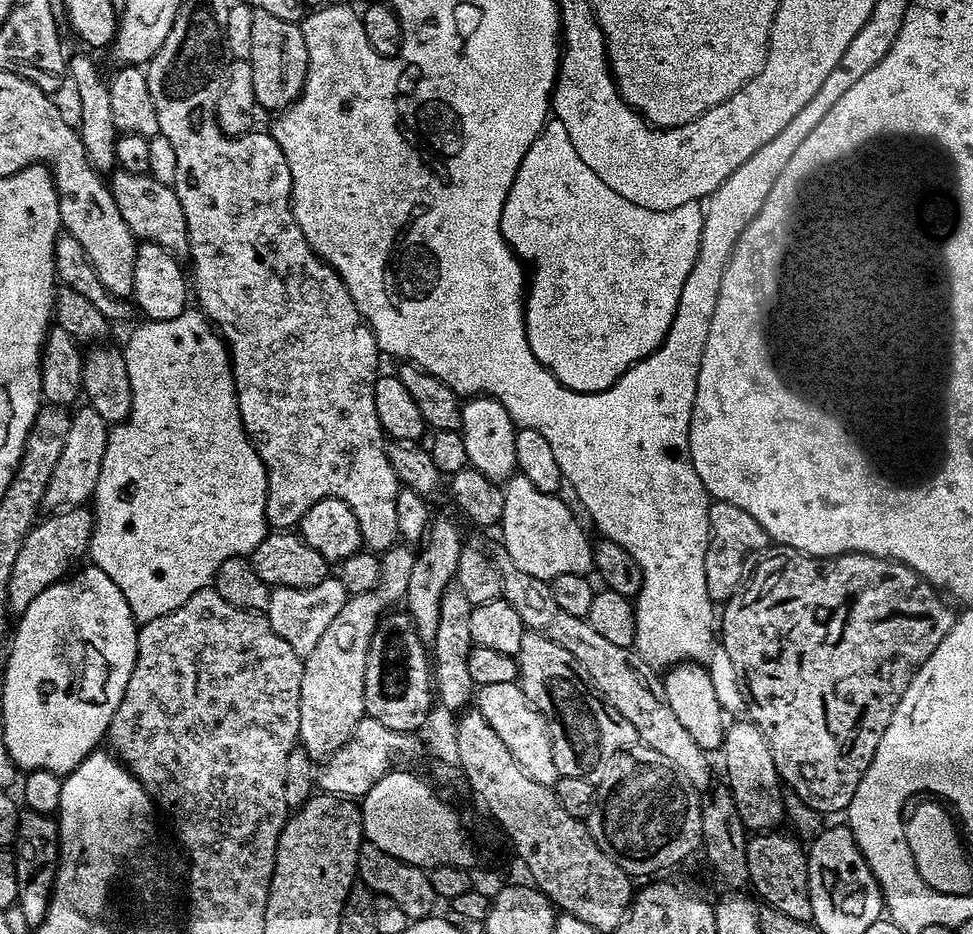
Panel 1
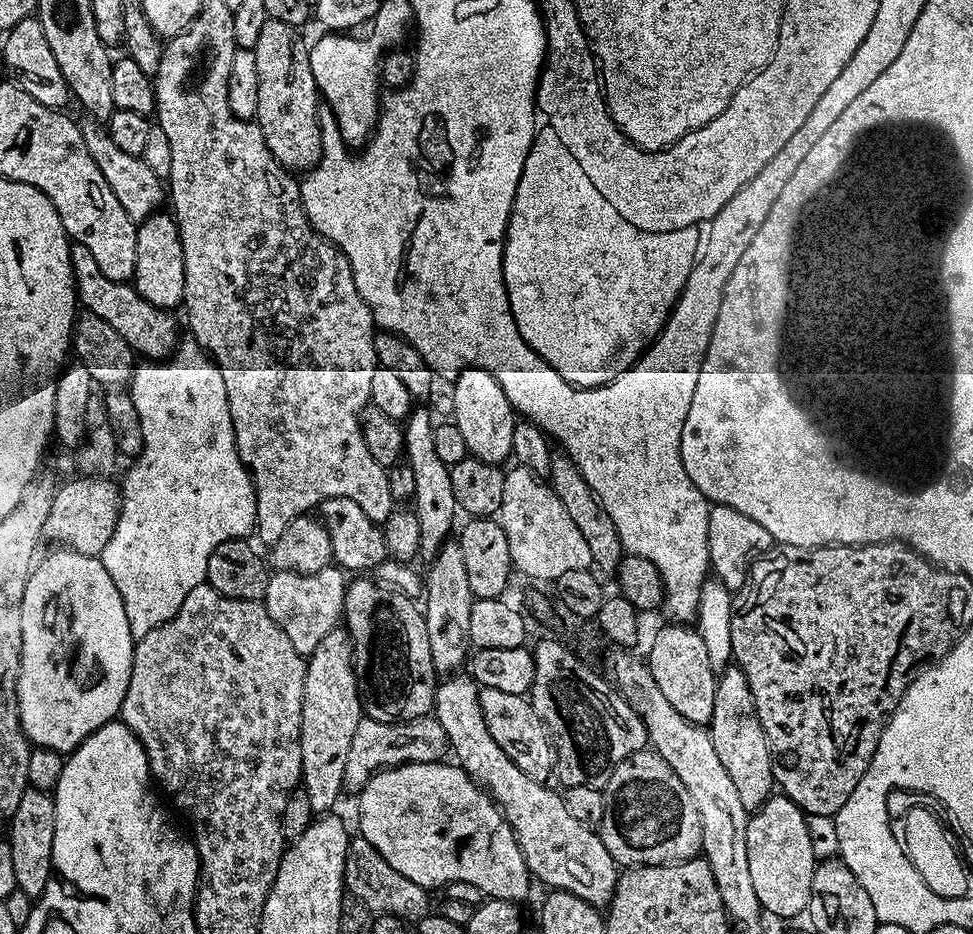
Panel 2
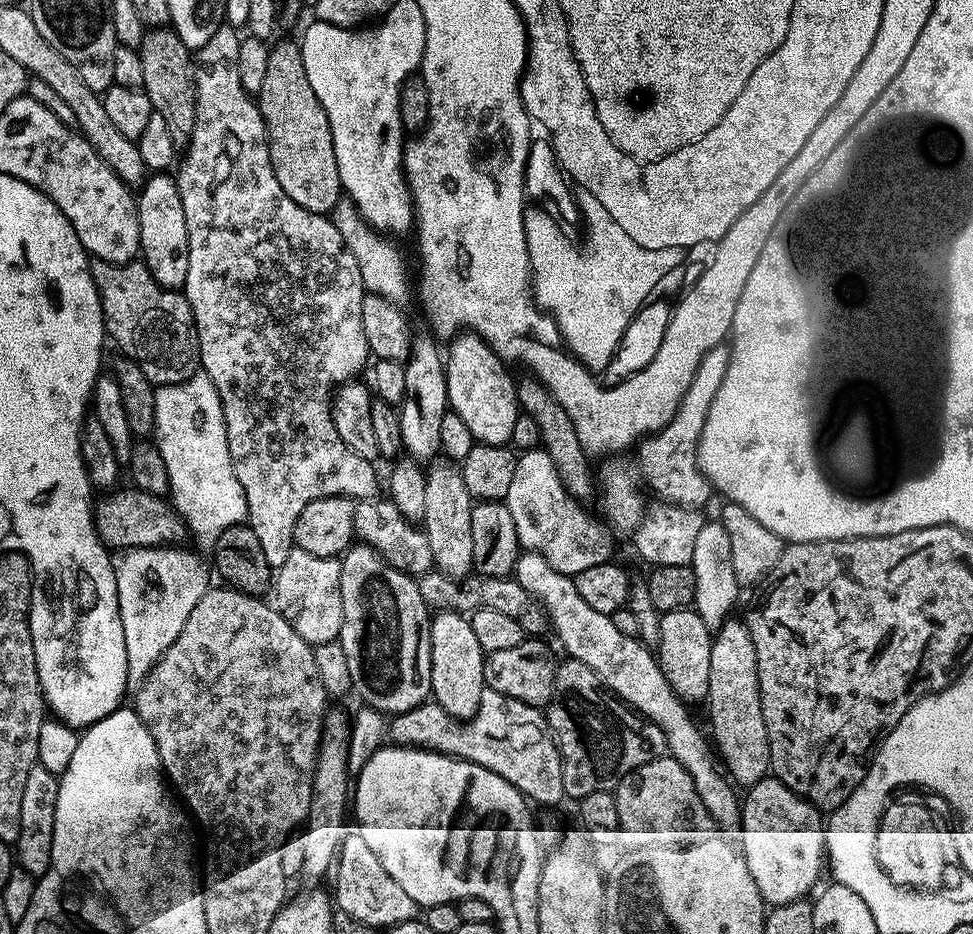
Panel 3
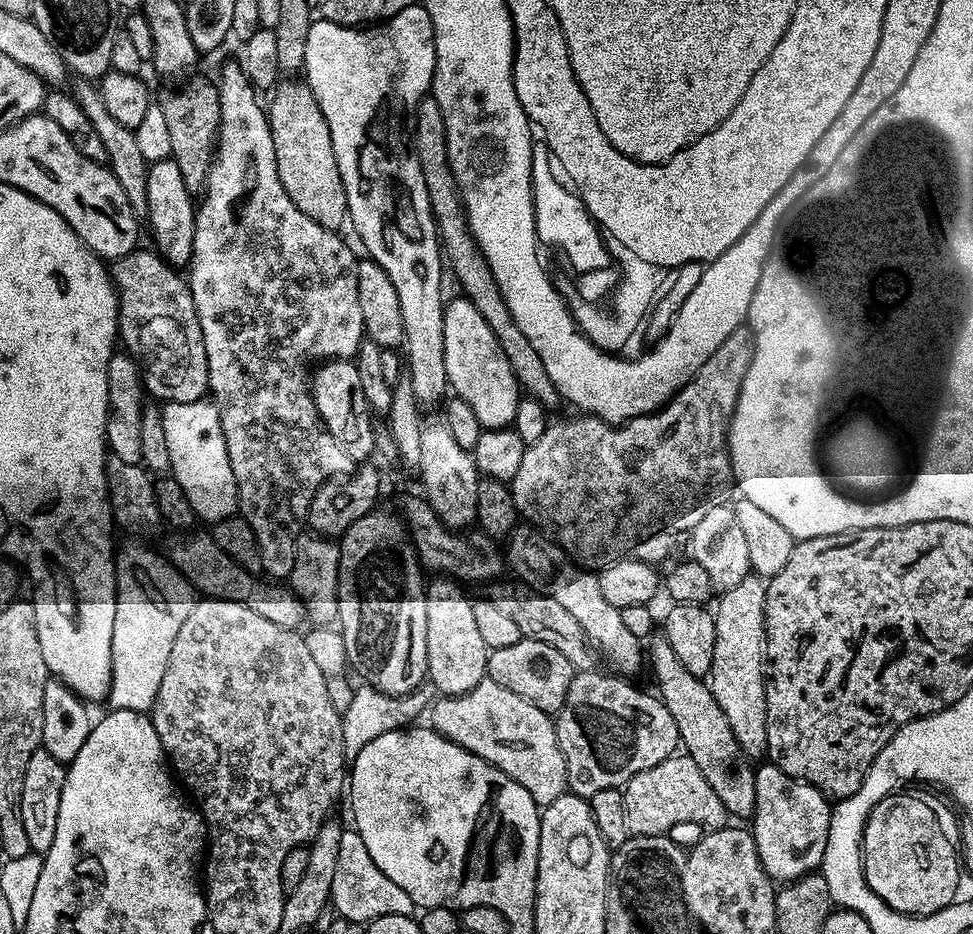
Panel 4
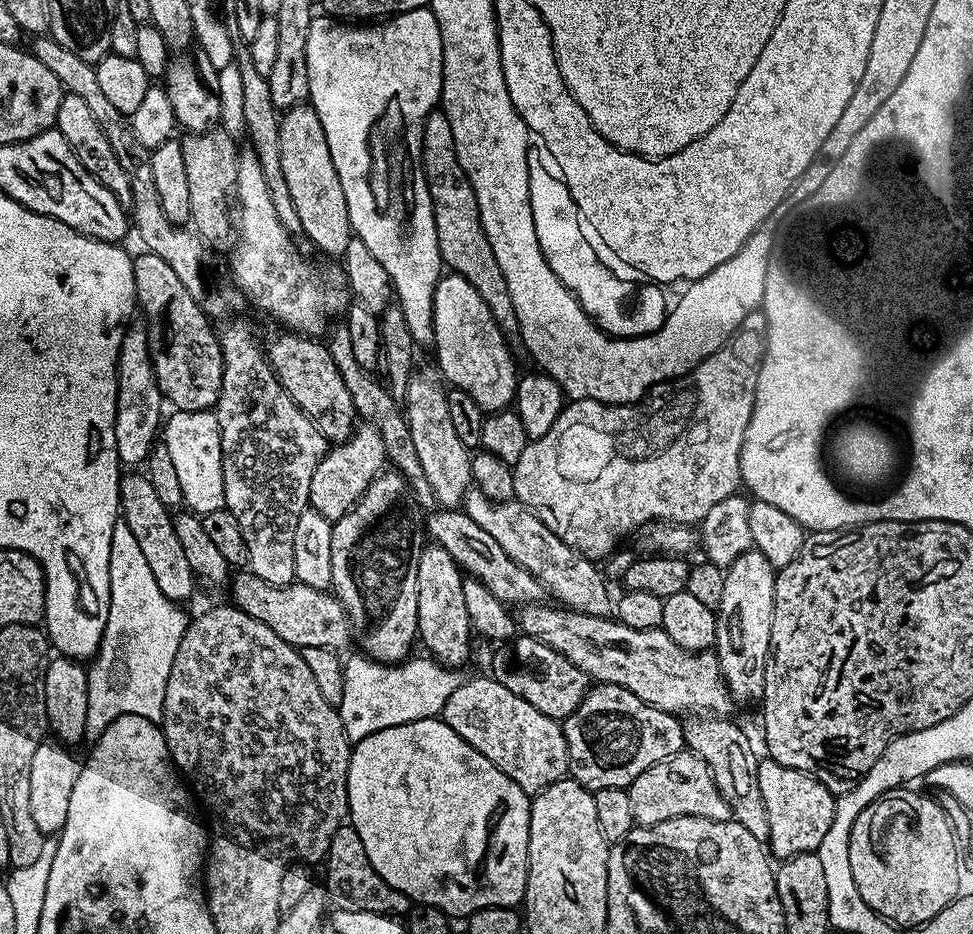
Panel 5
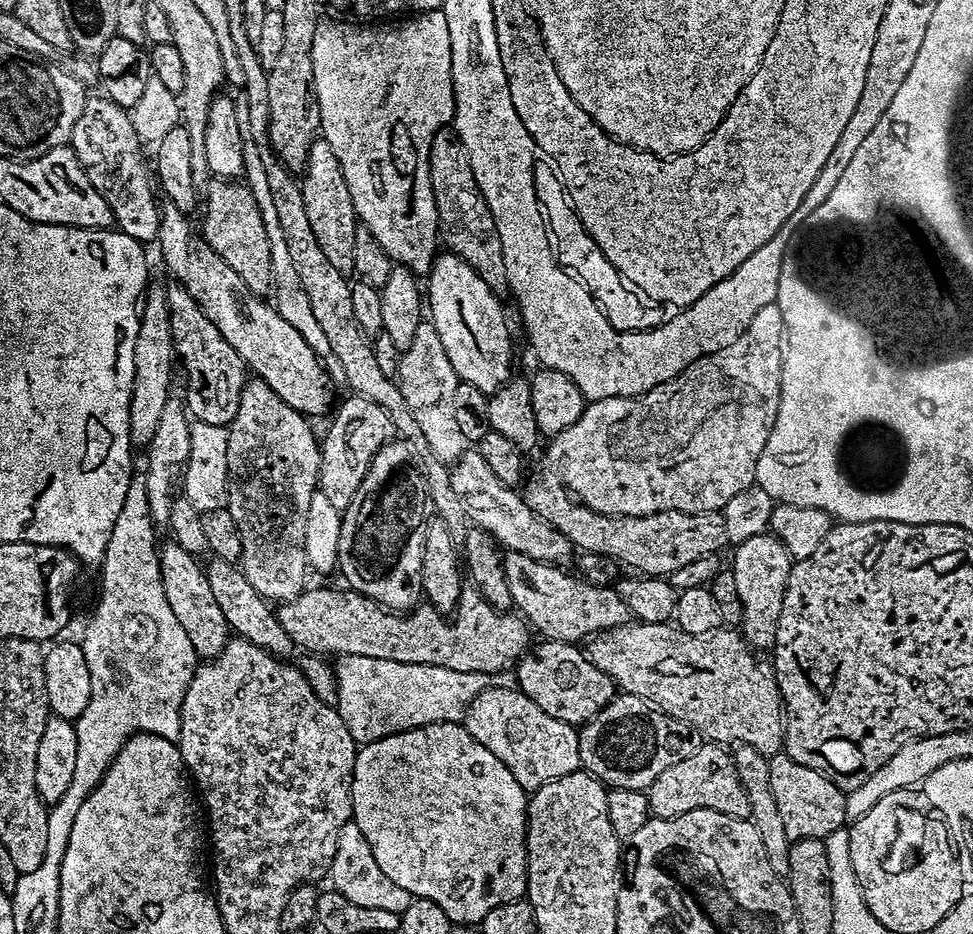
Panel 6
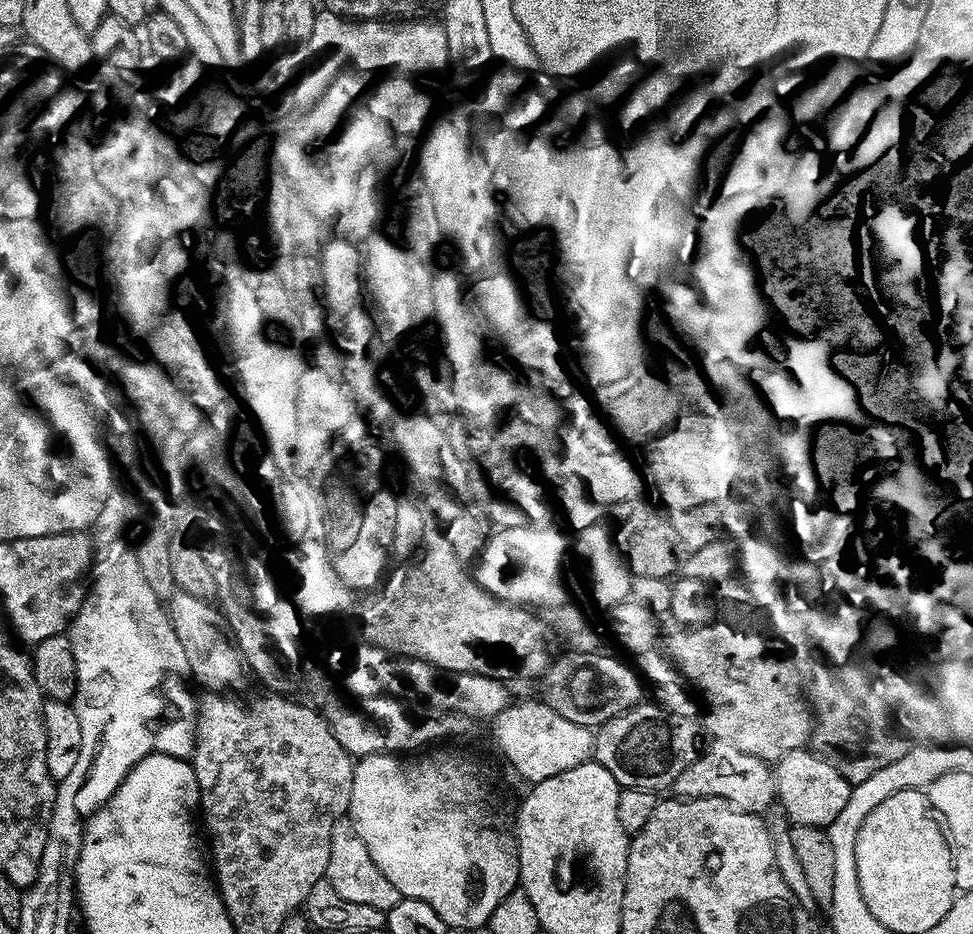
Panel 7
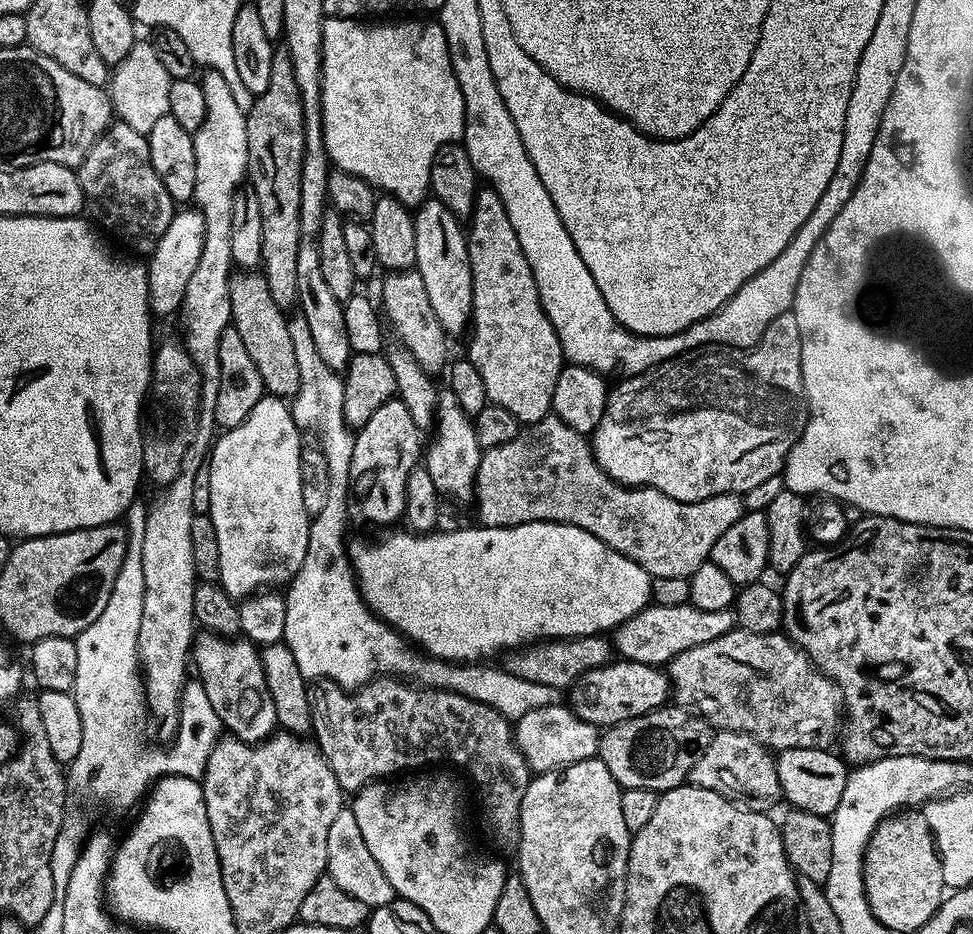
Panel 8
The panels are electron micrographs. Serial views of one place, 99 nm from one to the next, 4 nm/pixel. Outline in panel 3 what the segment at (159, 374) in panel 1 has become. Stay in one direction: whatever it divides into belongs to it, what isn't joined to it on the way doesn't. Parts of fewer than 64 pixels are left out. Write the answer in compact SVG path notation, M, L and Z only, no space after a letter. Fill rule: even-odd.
M204 371L191 376L153 391L154 447L164 463L166 492L172 495L170 504L176 515L191 535L214 542L222 530L247 521L248 507L226 442L222 398ZM180 546L130 548L114 560L118 582L118 610L122 618L122 638L126 640L128 679L139 682L158 662L158 658L174 642L190 618L190 610L198 606L202 594L210 587L208 572L190 552L184 556Z

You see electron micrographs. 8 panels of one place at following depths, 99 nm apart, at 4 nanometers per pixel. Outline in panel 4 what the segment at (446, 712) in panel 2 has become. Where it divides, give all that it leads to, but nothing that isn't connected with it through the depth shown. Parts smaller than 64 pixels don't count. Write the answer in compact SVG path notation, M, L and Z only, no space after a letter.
M436 578L427 585L426 598L426 654L428 680L440 696L462 696L474 690L488 675L489 649L482 642L474 619L473 601L464 597L459 583L452 578Z

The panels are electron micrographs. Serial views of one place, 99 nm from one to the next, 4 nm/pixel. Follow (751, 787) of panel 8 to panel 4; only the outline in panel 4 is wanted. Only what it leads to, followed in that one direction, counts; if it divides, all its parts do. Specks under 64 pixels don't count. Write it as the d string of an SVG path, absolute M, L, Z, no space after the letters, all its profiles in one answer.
M686 754L667 756L658 766L650 766L650 770L642 770L630 778L623 789L626 802L626 826L632 836L662 836L671 833L671 828L679 824L701 824L704 830L715 830L729 827L730 817L726 806L722 806L722 798L714 794L710 782L702 778L702 770L698 770L696 763Z

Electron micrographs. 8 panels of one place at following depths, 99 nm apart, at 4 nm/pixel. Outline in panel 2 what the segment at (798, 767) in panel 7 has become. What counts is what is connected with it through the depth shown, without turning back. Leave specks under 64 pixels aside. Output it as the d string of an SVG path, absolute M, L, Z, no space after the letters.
M773 794L769 796L767 802L761 808L755 809L748 817L748 825L746 826L746 859L750 862L750 878L754 882L754 894L758 894L758 902L761 909L765 913L768 912L772 916L801 916L803 917L808 910L810 902L810 886L814 882L814 870L818 863L818 855L816 856L816 848L812 845L812 832L808 829L810 823L809 817L803 812L793 800L783 794Z

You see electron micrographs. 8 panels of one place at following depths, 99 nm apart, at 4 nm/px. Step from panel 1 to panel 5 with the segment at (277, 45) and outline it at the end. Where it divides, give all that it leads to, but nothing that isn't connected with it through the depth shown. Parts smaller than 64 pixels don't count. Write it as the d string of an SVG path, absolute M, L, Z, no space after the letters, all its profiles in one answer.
M307 103L292 108L280 116L282 170L285 174L285 184L288 195L300 218L300 230L307 233L313 244L328 256L343 257L347 251L354 233L350 220L350 210L346 206L346 194L342 190L342 182L338 178L338 170L334 166L334 158L330 146L326 142L326 130L322 130L322 122L318 114Z

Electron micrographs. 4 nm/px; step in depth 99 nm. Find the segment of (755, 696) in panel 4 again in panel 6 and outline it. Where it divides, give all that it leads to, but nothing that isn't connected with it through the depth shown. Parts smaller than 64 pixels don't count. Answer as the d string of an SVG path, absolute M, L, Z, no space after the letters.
M771 534L748 538L735 545L730 571L734 574L734 586L738 588L738 598L742 602L742 618L738 631L749 648L776 647L778 618L782 614L782 598L788 585L788 572L794 563L788 551Z

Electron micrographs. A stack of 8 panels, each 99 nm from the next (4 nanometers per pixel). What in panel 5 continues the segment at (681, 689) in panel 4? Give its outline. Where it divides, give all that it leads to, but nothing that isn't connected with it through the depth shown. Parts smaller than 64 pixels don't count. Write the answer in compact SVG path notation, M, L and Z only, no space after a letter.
M688 718L683 721L685 745L708 763L714 782L732 807L732 815L738 823L746 826L750 834L759 840L768 840L768 815L762 790L756 785L758 756L752 753L748 736L735 724L732 718Z

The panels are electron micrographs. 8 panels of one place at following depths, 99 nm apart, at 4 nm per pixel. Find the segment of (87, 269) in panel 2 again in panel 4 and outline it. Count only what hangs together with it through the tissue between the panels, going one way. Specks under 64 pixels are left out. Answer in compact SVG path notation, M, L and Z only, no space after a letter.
M144 246L137 247L136 251L126 254L122 258L111 261L110 264L110 275L112 277L112 283L116 285L117 293L120 297L120 326L118 329L118 336L121 341L124 340L128 344L133 344L136 347L135 355L137 357L144 356L148 352L148 343L151 342L156 349L152 352L152 364L156 367L156 380L157 384L150 388L152 392L164 402L194 402L195 400L205 399L209 395L210 389L208 387L208 359L206 358L206 346L204 345L204 339L202 338L202 326L198 322L198 314L196 313L196 307L194 306L194 298L192 297L192 292L188 288L187 279L177 269L173 268L171 264L167 264L165 260L157 254L155 251L149 250L147 252Z

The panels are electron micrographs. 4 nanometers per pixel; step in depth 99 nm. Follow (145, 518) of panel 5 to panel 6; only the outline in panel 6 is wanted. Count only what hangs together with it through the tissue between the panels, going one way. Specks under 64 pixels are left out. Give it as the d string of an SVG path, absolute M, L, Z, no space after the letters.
M175 542L160 544L160 581L166 594L166 602L170 602L170 610L174 610L174 618L178 618L182 630L186 630L186 638L190 638L190 646L194 646L197 657L211 658L217 656L230 638L230 629L226 618L222 618L222 610L218 610L218 602L214 602L214 594L210 591L210 582L202 564L191 552L182 550Z

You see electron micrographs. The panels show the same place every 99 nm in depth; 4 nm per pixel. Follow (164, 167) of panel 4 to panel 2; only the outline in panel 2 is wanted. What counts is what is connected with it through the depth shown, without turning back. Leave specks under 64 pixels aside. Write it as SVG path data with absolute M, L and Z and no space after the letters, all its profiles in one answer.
M157 210L152 216L139 221L134 251L132 280L138 295L159 308L179 309L184 298L184 255L180 227L176 224L175 215L168 210Z

